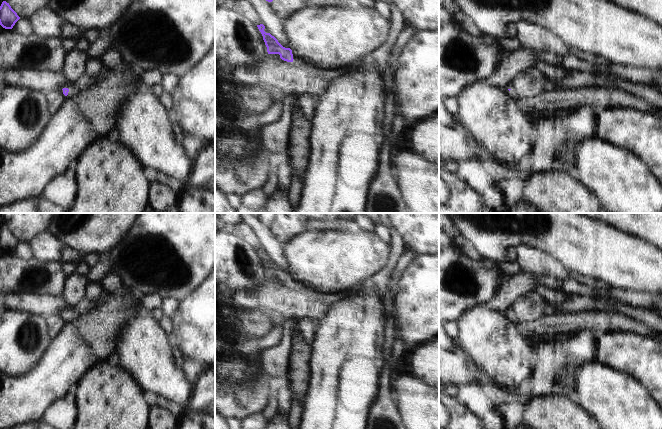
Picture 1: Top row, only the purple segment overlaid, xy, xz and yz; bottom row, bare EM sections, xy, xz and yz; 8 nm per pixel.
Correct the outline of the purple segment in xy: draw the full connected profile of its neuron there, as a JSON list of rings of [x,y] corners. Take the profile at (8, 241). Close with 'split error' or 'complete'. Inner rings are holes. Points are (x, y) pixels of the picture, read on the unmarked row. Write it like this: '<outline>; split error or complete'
[[[3,225],[0,230],[0,249],[5,253],[12,253],[19,243],[20,241],[11,232],[9,227]]]; complete

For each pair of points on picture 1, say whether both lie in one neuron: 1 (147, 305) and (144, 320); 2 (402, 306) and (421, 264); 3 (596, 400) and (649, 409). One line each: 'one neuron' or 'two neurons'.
1: two neurons
2: one neuron
3: one neuron

